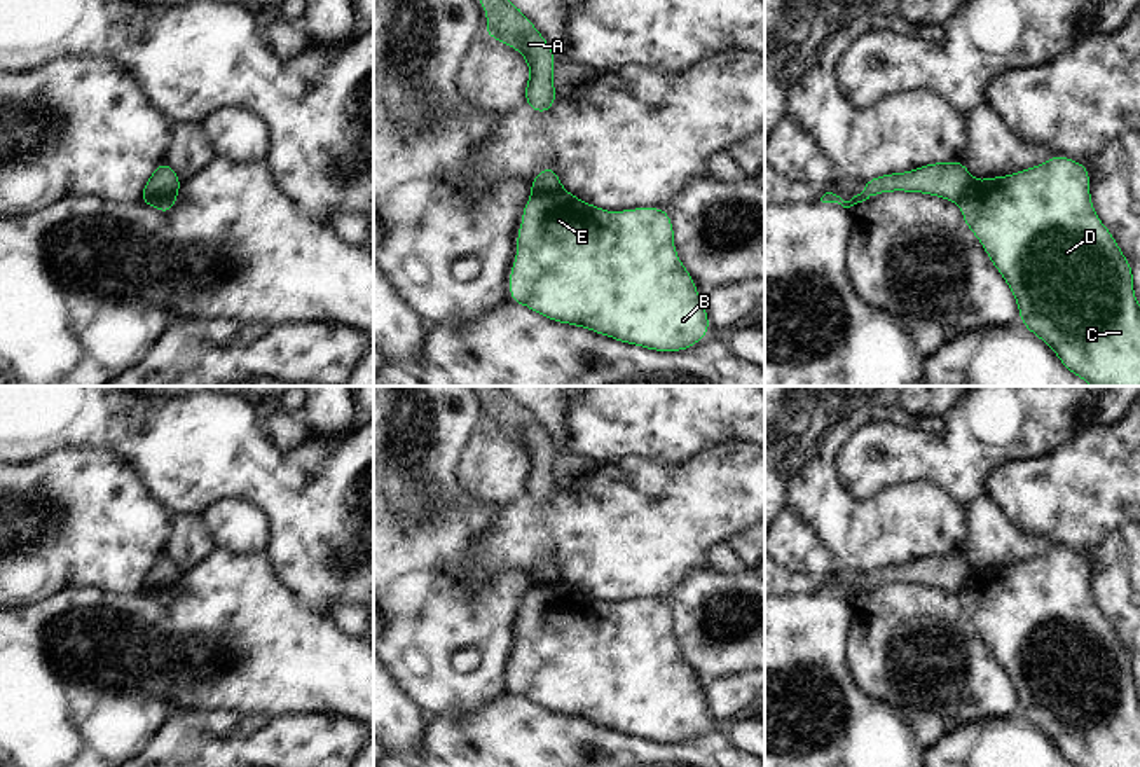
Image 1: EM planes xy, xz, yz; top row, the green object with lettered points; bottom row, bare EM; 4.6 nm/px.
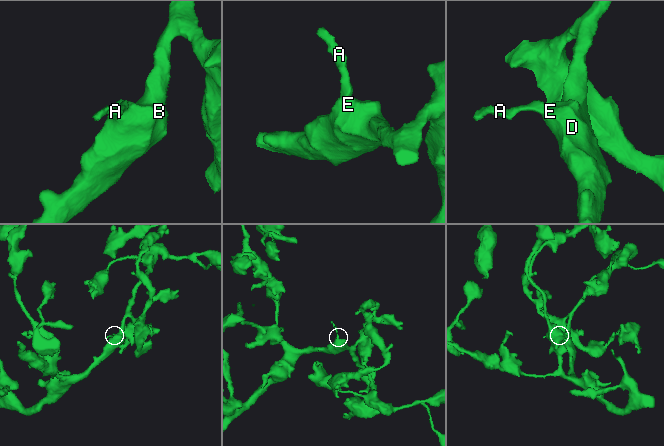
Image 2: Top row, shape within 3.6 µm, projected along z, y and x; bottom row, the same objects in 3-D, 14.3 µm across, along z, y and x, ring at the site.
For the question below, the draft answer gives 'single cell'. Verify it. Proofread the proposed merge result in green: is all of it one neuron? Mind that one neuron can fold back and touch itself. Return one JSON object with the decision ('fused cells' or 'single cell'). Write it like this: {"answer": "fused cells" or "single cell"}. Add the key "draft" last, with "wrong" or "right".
{"answer": "fused cells", "draft": "wrong"}

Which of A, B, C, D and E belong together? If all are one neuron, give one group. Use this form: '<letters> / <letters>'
A / B C D E

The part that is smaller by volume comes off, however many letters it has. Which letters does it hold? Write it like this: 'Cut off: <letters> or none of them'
Cut off: A

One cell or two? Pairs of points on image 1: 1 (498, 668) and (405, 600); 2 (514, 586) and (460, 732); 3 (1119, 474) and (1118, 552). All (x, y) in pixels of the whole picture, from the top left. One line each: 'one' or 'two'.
1: one
2: two
3: two

